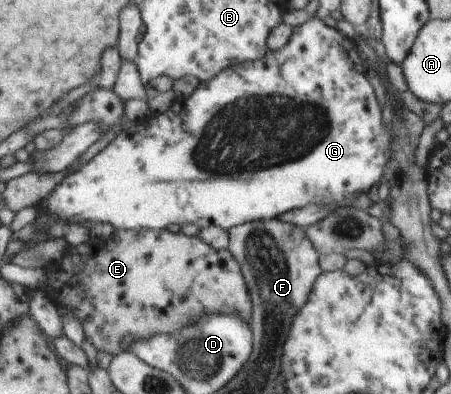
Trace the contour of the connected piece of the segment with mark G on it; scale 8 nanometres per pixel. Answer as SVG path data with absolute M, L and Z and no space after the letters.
M311 17L301 25L294 27L291 40L281 50L270 50L267 58L257 62L245 62L241 66L230 66L209 82L200 82L197 88L183 101L175 101L174 105L163 114L155 114L147 121L130 124L121 129L120 134L102 152L99 152L89 163L78 171L68 175L55 191L46 199L43 214L36 218L35 228L39 234L52 229L55 236L60 236L57 229L61 222L65 226L81 225L81 222L99 222L113 224L116 231L120 229L165 230L171 224L195 224L199 229L217 226L229 231L237 226L256 221L267 221L306 205L341 205L353 201L356 197L369 191L383 176L383 168L389 162L391 142L395 138L395 130L381 122L381 108L375 97L371 84L365 79L367 66L359 58L352 39L341 35L333 27L325 26L319 18Z

